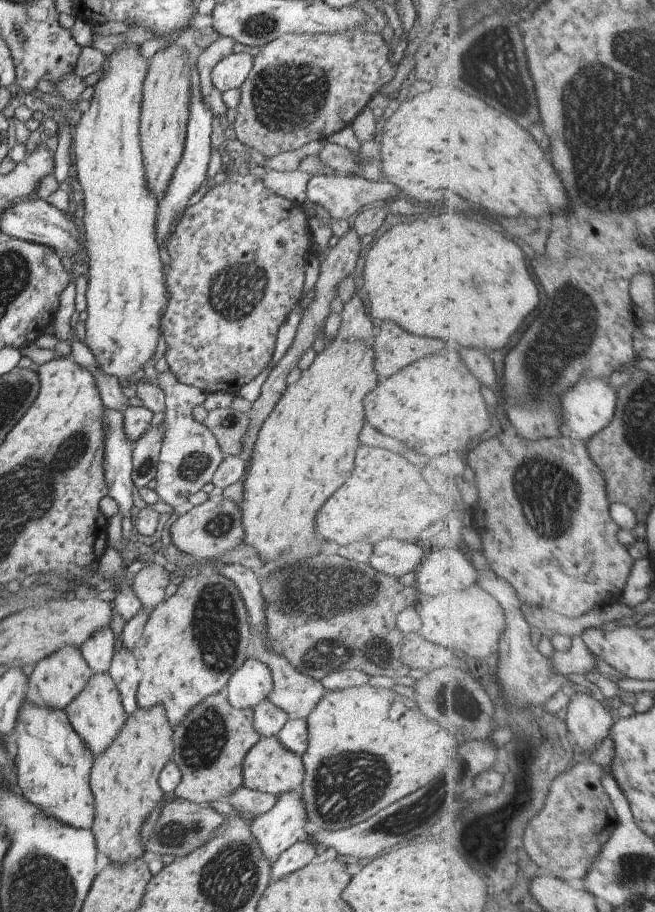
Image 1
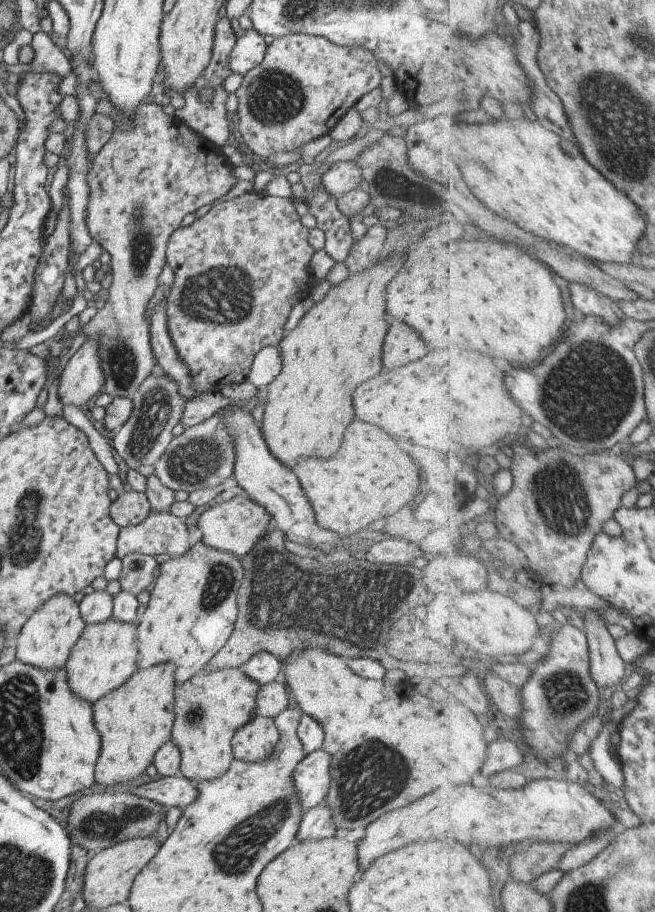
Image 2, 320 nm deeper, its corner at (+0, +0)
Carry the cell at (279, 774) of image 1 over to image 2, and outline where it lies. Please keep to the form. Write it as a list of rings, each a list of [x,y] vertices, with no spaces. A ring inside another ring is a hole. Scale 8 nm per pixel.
[[[254,714],[233,733],[231,754],[237,761],[266,759],[278,738],[278,730],[272,717]]]

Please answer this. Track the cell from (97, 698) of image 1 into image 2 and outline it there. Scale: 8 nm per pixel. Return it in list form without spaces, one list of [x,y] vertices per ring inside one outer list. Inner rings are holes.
[[[112,616],[102,623],[84,623],[84,629],[64,664],[70,691],[93,704],[103,694],[123,684],[136,669],[135,633],[135,623],[122,623]]]

